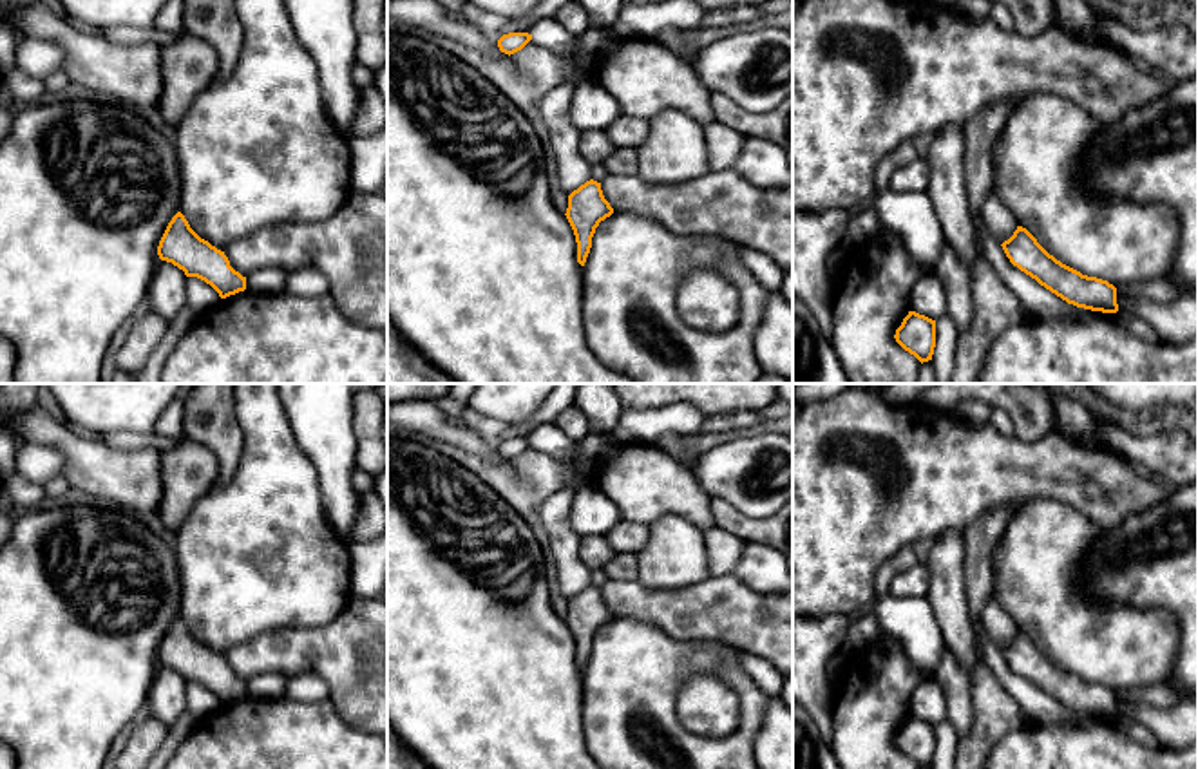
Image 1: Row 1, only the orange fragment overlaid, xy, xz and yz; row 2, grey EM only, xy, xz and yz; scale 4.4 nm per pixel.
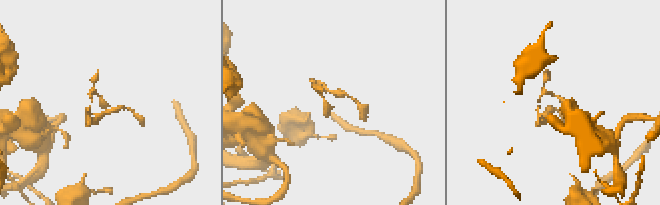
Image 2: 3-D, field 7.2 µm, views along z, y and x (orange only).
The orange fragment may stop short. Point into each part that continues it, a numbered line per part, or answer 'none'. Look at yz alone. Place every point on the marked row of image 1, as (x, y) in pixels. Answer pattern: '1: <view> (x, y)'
none

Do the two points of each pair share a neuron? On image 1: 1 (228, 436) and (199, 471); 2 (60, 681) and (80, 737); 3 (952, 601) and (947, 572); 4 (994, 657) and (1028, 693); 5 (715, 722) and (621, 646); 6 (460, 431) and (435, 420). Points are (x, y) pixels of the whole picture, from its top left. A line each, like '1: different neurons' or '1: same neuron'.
1: different neurons
2: same neuron
3: same neuron
4: same neuron
5: different neurons
6: same neuron

